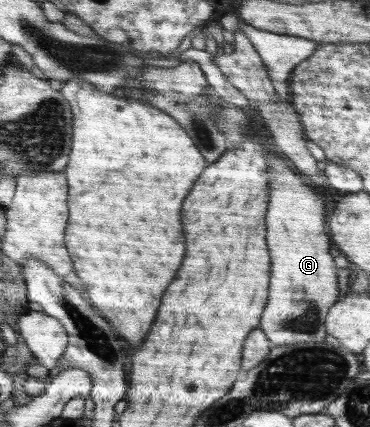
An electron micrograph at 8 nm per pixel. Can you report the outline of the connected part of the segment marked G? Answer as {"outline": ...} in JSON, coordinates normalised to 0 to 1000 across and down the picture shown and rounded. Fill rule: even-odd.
{"outline":[[[738,347],[730,356],[716,356],[719,379],[724,379],[724,454],[730,454],[730,473],[724,473],[724,496],[719,496],[719,567],[724,567],[724,585],[730,585],[730,609],[735,609],[735,637],[730,637],[730,689],[724,689],[724,712],[714,721],[714,759],[703,759],[703,773],[724,782],[724,796],[735,799],[743,808],[781,808],[789,803],[816,803],[832,799],[870,801],[881,792],[881,731],[886,721],[905,717],[908,703],[919,696],[922,679],[914,679],[914,646],[908,644],[908,623],[903,623],[903,600],[886,590],[892,571],[886,571],[886,543],[881,543],[881,454],[870,454],[865,443],[838,429],[832,415],[822,405],[811,405],[797,384],[789,382],[776,368],[751,365],[738,361]]]}

